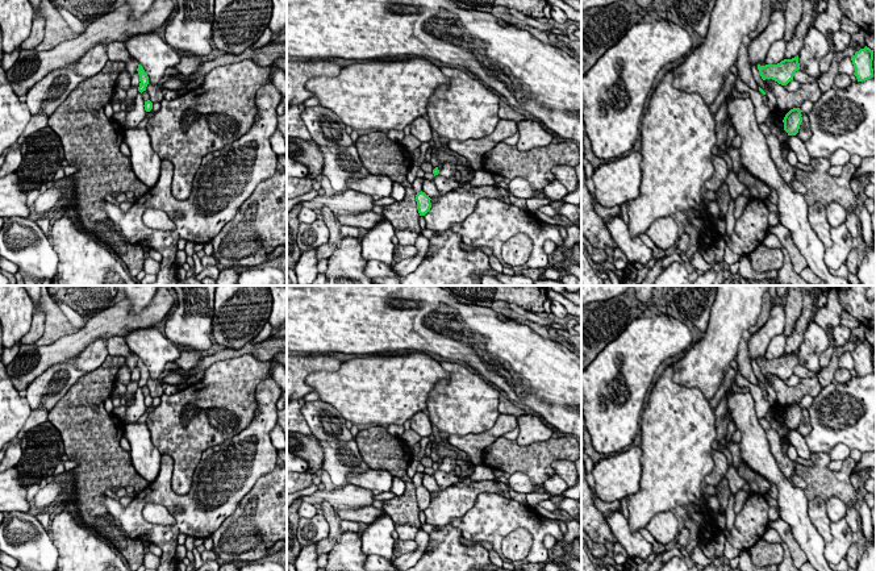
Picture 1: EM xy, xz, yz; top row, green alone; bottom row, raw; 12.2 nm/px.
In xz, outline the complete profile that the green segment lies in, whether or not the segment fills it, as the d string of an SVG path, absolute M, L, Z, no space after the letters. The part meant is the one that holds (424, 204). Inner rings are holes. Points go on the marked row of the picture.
M417 192L416 195L416 201L417 201L417 209L420 216L425 216L430 208L431 208L431 203L430 203L430 197L429 195L426 195L425 192Z

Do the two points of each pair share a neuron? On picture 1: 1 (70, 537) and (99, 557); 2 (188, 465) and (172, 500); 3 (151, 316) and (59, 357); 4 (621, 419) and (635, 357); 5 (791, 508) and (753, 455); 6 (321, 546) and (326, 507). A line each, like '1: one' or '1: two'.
1: one
2: two
3: one
4: one
5: one
6: one

